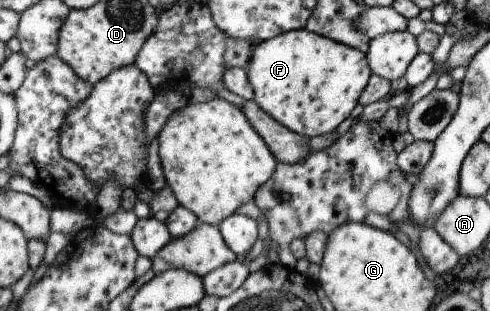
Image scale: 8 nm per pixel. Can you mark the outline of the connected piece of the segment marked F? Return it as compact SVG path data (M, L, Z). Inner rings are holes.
M305 28L253 44L245 73L255 105L282 127L308 139L347 125L371 75L360 49Z

